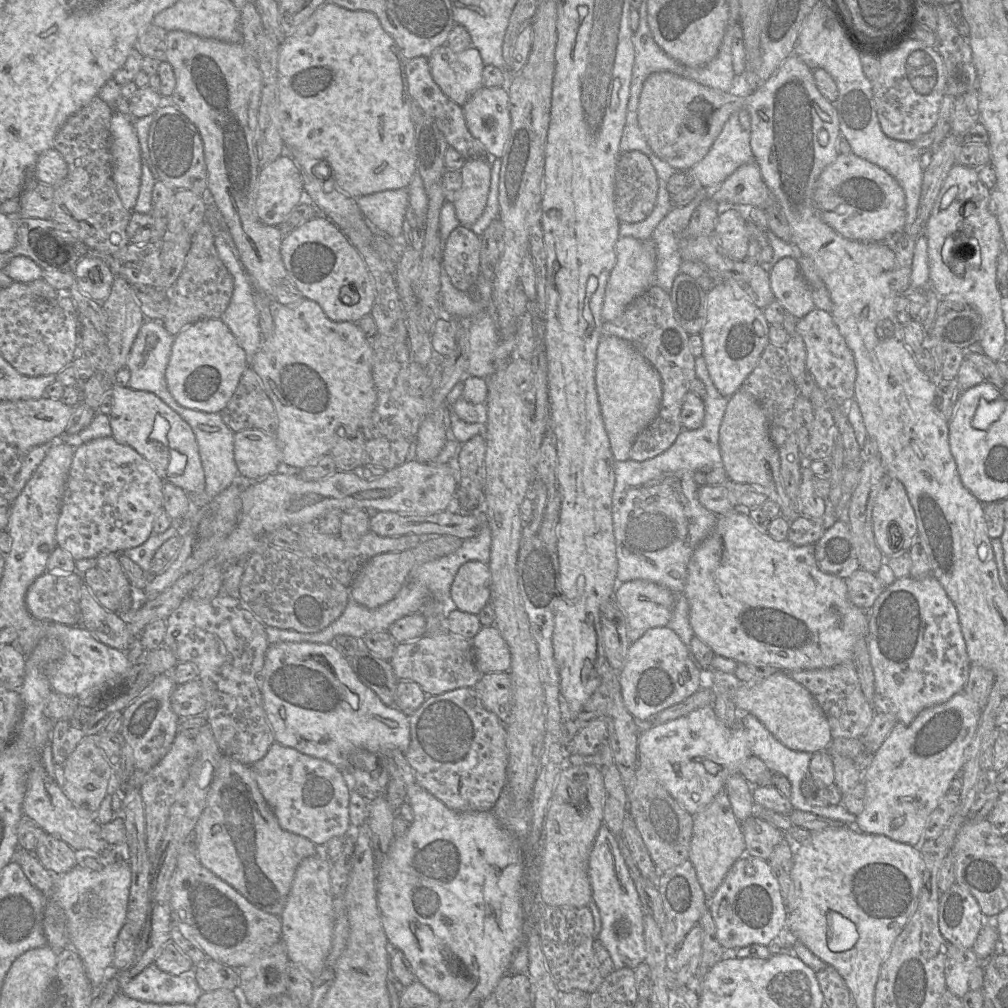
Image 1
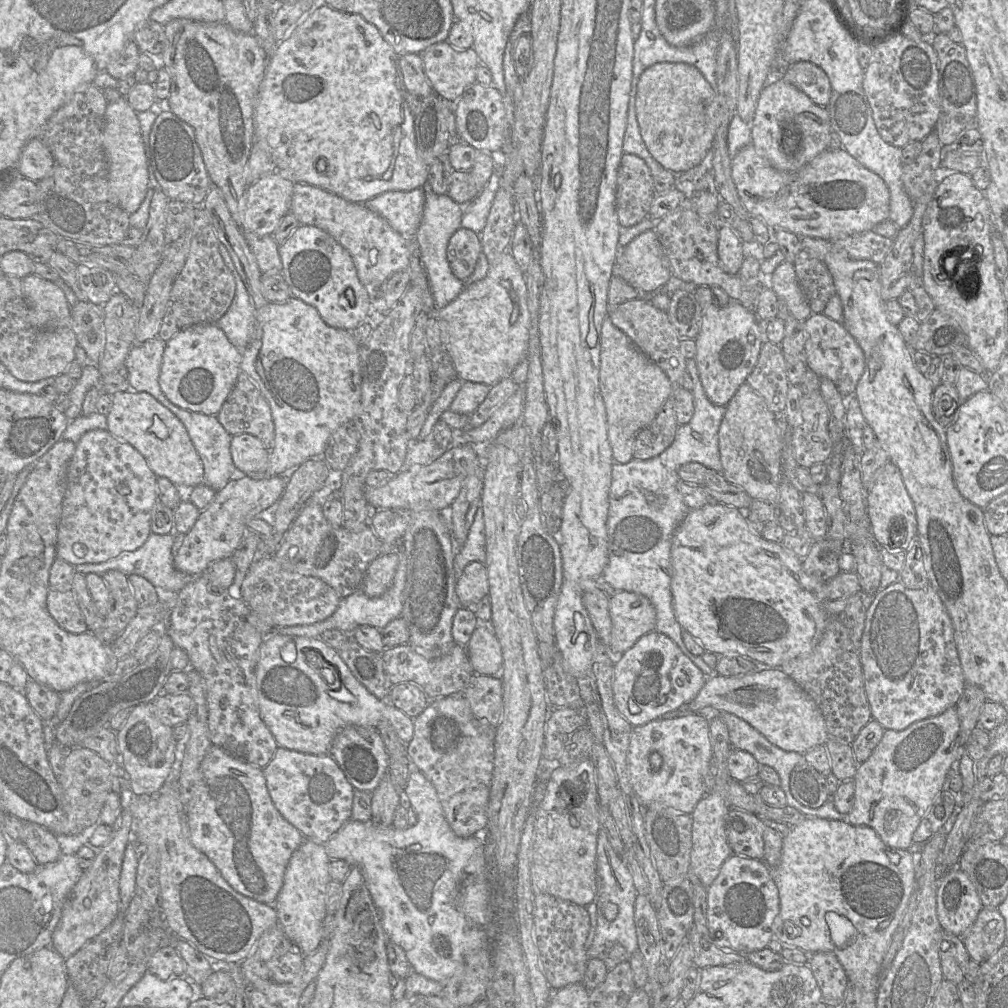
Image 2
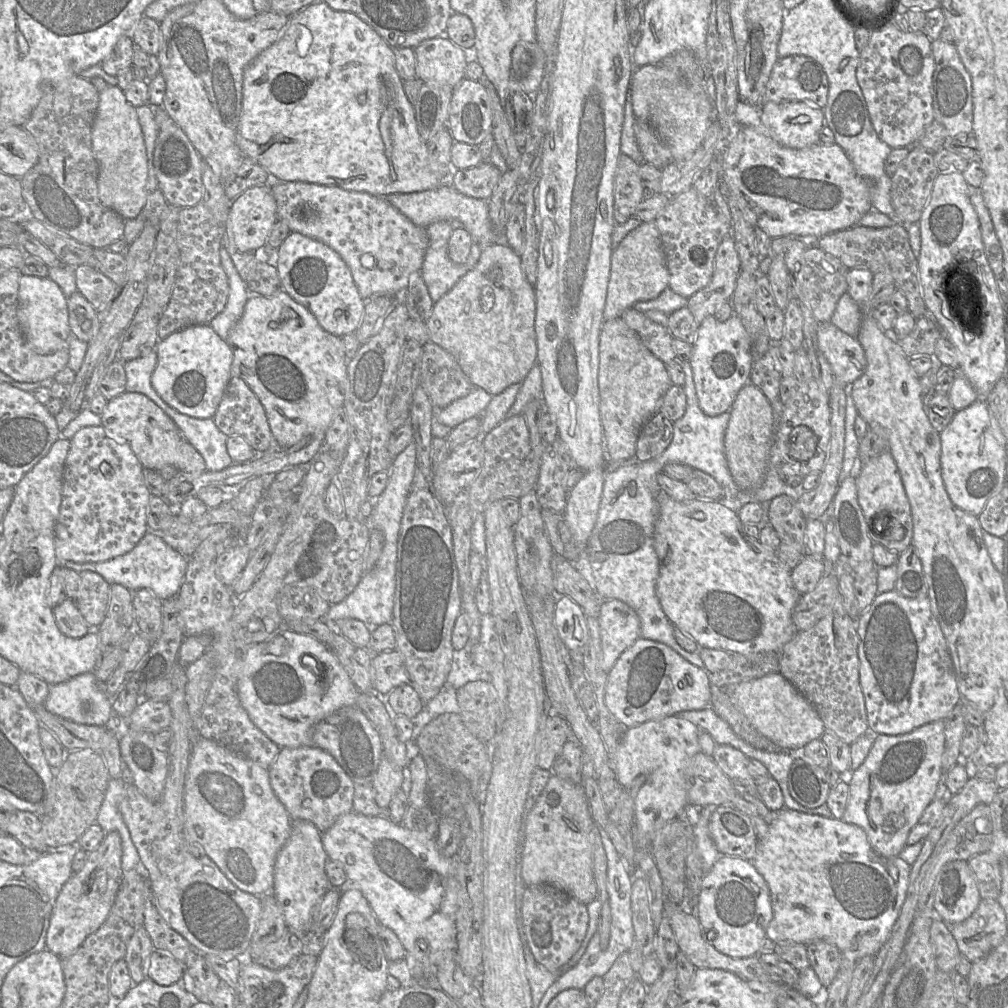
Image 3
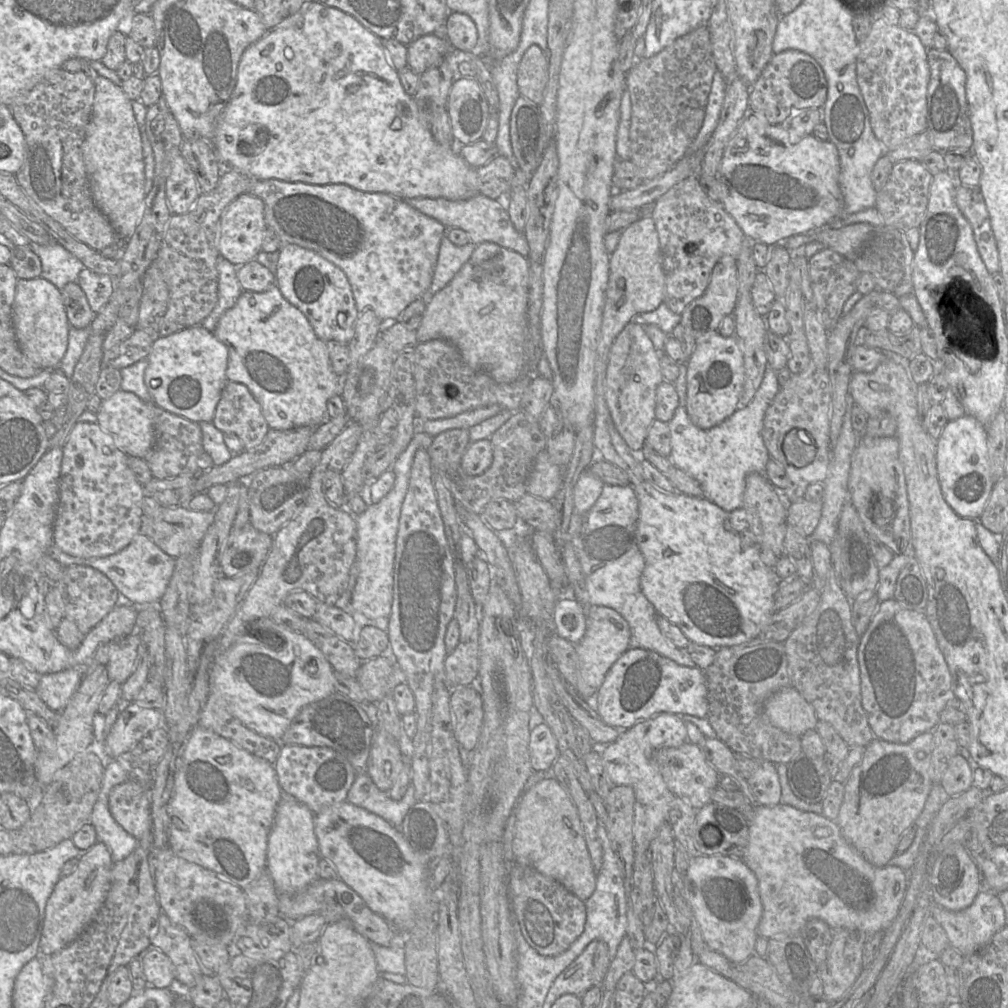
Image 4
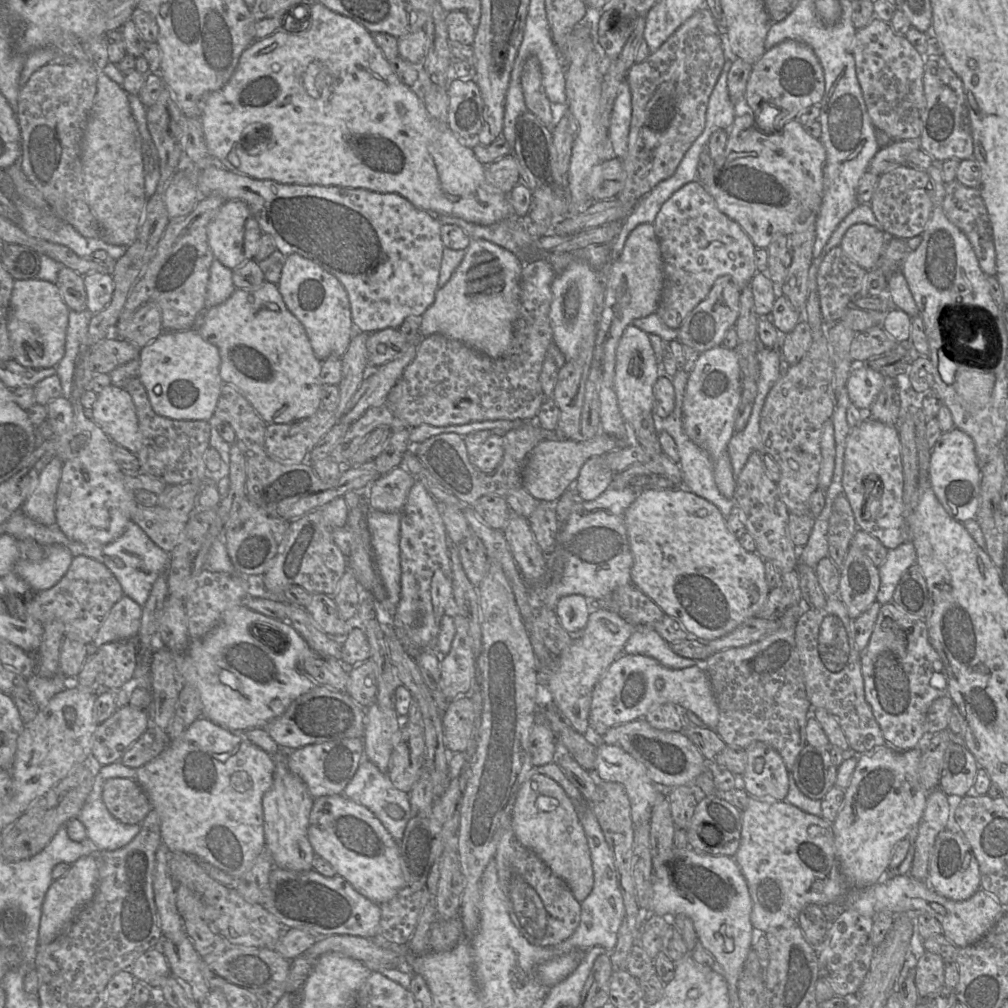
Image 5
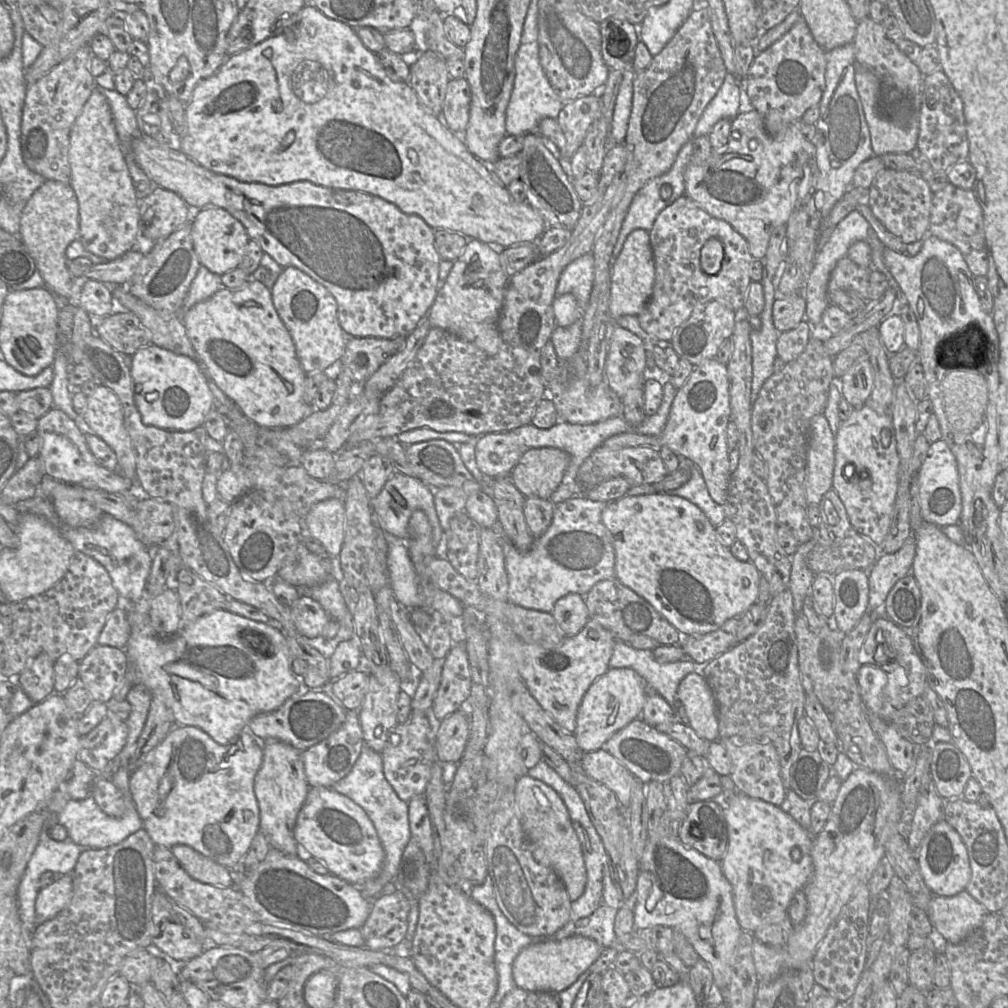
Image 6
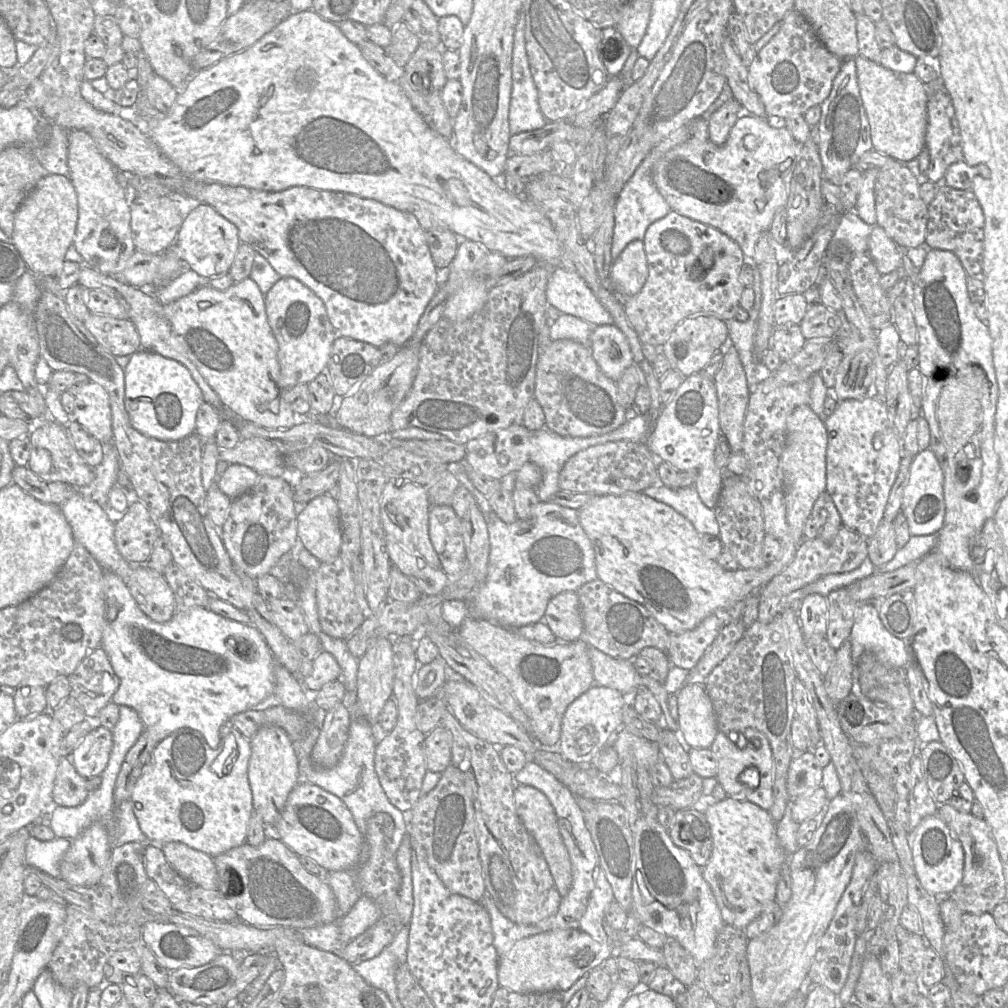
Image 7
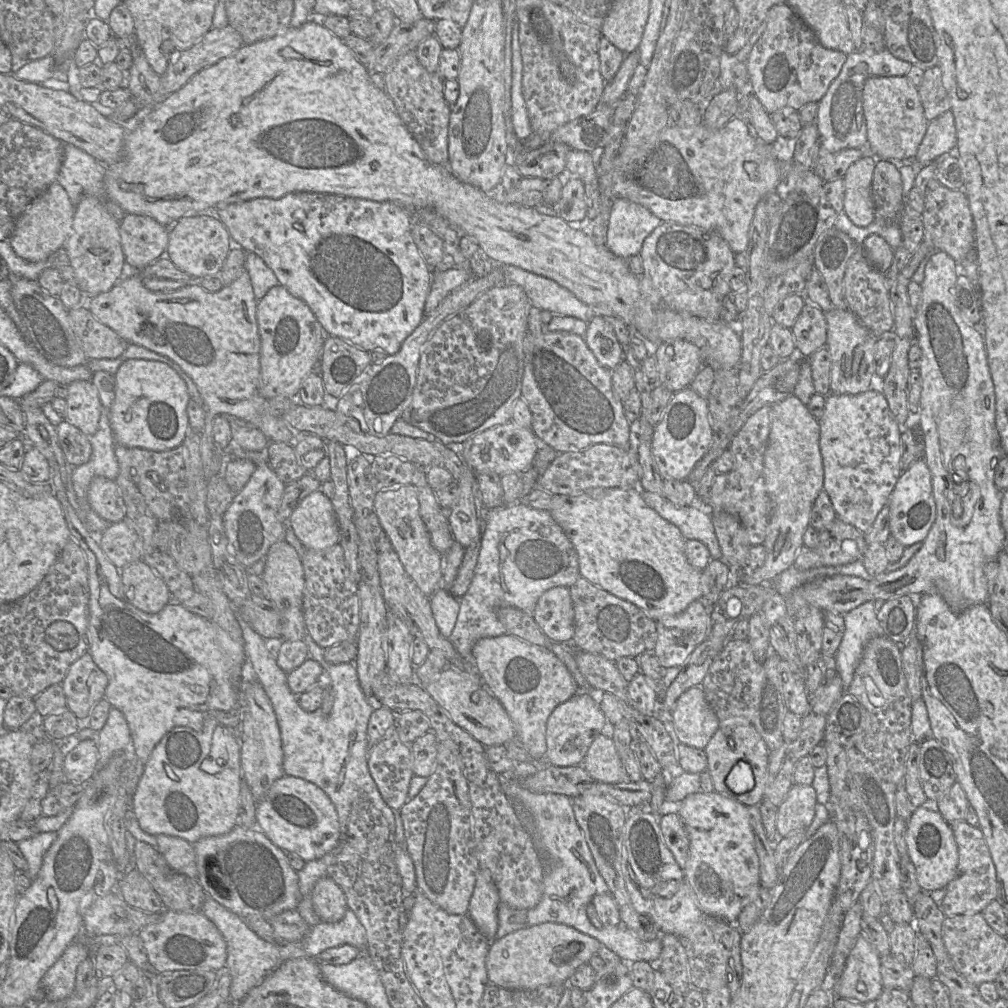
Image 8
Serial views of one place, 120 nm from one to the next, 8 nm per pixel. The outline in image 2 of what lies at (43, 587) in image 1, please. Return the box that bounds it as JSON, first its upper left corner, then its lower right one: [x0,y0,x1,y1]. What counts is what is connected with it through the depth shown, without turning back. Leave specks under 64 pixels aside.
[46,588,88,634]

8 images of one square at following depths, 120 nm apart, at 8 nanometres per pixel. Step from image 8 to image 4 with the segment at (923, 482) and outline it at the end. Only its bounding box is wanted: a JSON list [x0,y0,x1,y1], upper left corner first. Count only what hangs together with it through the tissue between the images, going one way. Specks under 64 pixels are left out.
[936,414,995,520]

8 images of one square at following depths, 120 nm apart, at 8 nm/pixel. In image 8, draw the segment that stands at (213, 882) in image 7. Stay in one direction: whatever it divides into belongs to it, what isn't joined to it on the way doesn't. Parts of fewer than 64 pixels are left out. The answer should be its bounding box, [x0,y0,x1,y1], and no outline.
[156,834,197,879]

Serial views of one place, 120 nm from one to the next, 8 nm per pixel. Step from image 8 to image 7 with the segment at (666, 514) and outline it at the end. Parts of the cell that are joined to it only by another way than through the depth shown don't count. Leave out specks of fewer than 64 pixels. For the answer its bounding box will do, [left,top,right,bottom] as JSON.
[642,484,720,536]

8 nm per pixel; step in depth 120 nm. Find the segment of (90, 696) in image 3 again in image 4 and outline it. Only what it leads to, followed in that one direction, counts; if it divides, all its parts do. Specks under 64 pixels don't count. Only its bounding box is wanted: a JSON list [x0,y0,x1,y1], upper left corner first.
[35,668,84,712]

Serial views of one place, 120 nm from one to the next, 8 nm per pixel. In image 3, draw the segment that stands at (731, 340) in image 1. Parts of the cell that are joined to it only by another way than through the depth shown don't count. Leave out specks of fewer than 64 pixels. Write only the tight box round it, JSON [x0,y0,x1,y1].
[689,314,754,417]

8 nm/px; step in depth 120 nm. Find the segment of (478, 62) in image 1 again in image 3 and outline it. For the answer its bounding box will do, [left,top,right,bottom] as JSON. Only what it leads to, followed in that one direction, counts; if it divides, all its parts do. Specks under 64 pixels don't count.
[414,35,475,88]

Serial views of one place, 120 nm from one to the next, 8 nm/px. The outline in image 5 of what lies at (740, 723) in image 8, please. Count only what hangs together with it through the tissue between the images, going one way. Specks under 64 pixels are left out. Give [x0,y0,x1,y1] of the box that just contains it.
[742,742,788,800]

